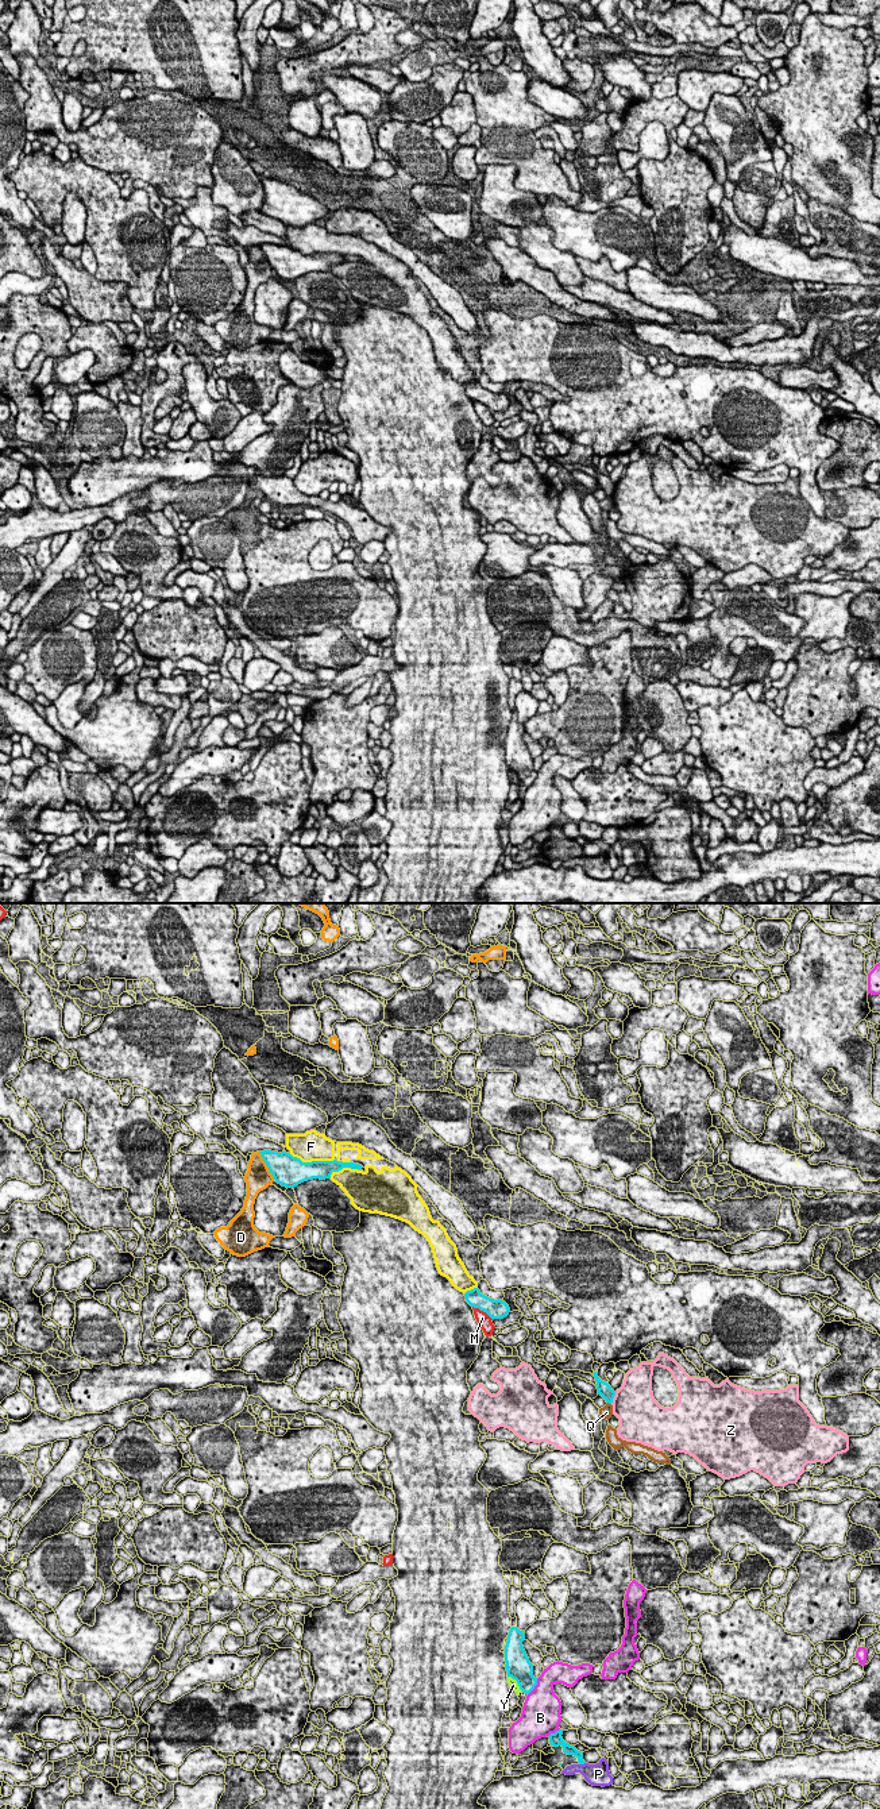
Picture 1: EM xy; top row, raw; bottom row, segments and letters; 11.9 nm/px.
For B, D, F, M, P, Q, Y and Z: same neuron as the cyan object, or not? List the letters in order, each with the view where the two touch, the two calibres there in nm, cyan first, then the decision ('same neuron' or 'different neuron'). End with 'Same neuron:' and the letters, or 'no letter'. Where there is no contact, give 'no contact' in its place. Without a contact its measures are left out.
B: xy | 280/420 nm | different neuron
D: xy | 360/320 nm | different neuron
F: xy | 300/360 nm | different neuron
M: xy | 220/160 nm | different neuron
P: xy | 130/260 nm | different neuron
Q: xy | 160/140 nm | different neuron
Y: xy | 300/120 nm | different neuron
Z: xy | 160/480 nm | different neuron
Same neuron: no letter

